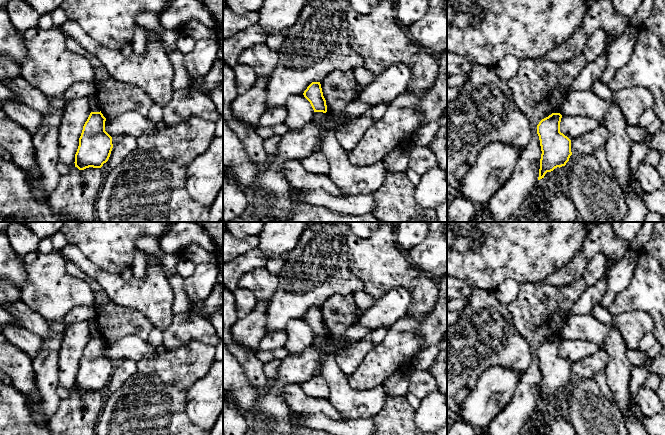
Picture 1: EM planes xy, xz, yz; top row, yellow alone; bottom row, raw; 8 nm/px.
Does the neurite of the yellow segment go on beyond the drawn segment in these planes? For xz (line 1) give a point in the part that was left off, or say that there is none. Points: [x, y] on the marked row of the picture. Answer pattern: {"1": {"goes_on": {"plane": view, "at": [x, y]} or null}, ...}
{"1": {"goes_on": null}}

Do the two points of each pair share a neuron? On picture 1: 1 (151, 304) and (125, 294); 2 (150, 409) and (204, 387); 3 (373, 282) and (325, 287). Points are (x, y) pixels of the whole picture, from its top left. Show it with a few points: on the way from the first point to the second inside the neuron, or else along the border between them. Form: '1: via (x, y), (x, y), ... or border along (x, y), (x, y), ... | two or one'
1: via (145, 298), (141, 294), (131, 294) | one
2: border along (203, 377), (198, 379), (187, 391), (187, 417) | two
3: border along (348, 265), (351, 272), (362, 281), (362, 289) | two

